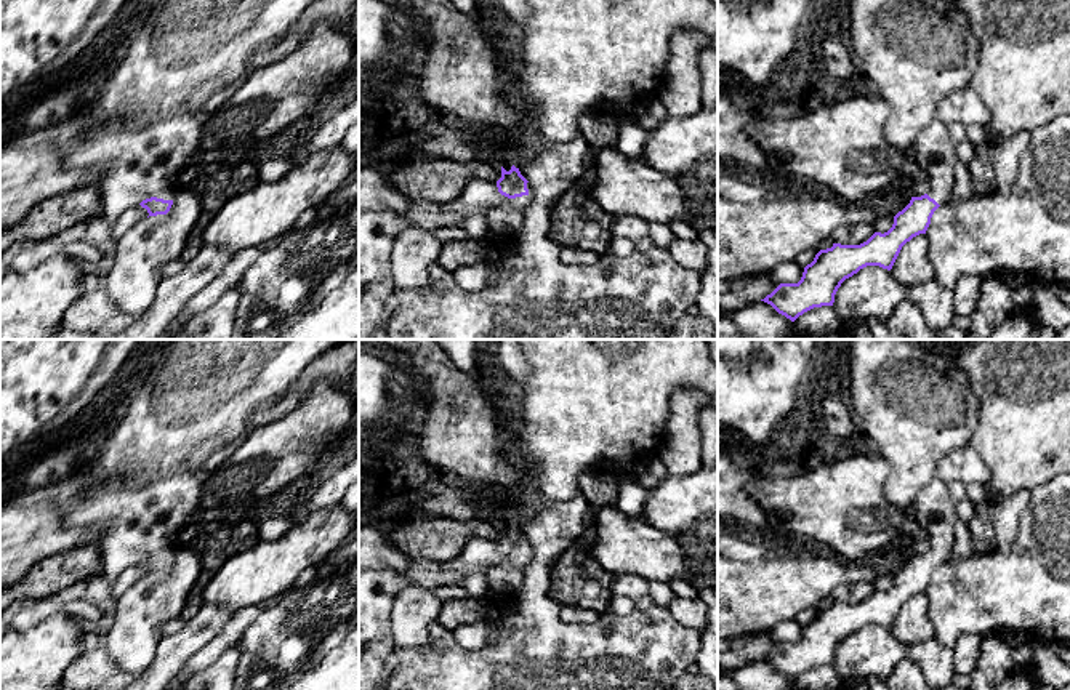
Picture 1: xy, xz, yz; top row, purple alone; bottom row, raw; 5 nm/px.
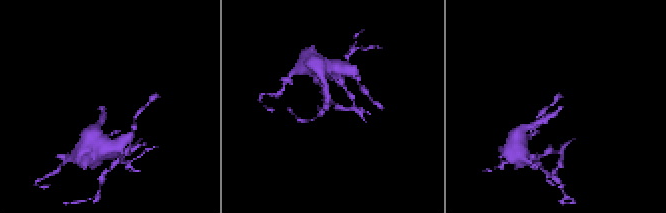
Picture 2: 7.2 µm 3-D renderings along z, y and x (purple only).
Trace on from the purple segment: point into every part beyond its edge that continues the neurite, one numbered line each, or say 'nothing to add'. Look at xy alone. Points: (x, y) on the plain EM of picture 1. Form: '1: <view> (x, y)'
1: xy (130, 525)

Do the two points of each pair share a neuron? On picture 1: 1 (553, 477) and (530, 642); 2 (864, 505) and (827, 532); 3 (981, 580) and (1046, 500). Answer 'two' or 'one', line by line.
1: two
2: one
3: one

